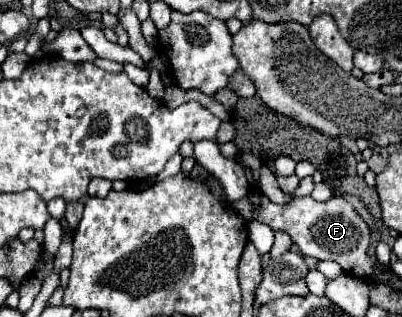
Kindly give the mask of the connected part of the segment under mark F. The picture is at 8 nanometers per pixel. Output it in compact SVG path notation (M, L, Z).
M264 196L256 218L258 222L268 224L272 230L286 230L304 256L338 262L344 272L356 278L368 278L376 270L376 260L368 256L370 228L344 198L336 196L328 202L316 202L312 196L306 196L296 198L290 204L274 204Z

